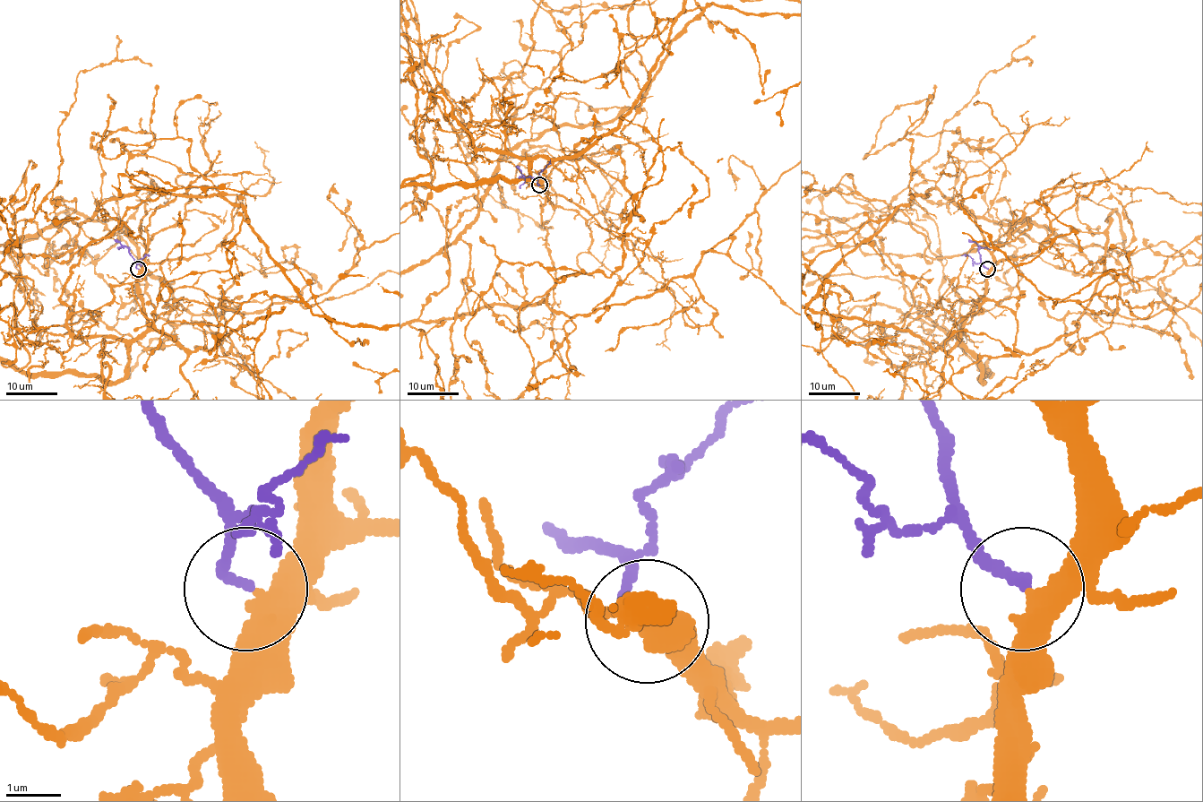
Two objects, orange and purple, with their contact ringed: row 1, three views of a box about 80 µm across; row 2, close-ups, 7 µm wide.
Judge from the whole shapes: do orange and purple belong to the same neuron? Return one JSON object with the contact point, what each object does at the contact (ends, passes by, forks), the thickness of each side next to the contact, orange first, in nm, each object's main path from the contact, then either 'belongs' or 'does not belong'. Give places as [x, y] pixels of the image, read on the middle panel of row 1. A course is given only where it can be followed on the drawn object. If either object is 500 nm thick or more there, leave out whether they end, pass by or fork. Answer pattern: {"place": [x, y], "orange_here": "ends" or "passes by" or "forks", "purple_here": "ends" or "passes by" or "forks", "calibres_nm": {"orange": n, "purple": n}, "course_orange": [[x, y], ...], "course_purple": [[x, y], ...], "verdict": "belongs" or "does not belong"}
{"place": [539, 185], "orange_here": "passes by", "purple_here": "ends", "calibres_nm": {"orange": 400, "purple": 200}, "course_orange": [[540, 185], [549, 164], [576, 157], [593, 145], [631, 107]], "course_purple": [[539, 185], [537, 178], [528, 176], [516, 166]], "verdict": "belongs"}

